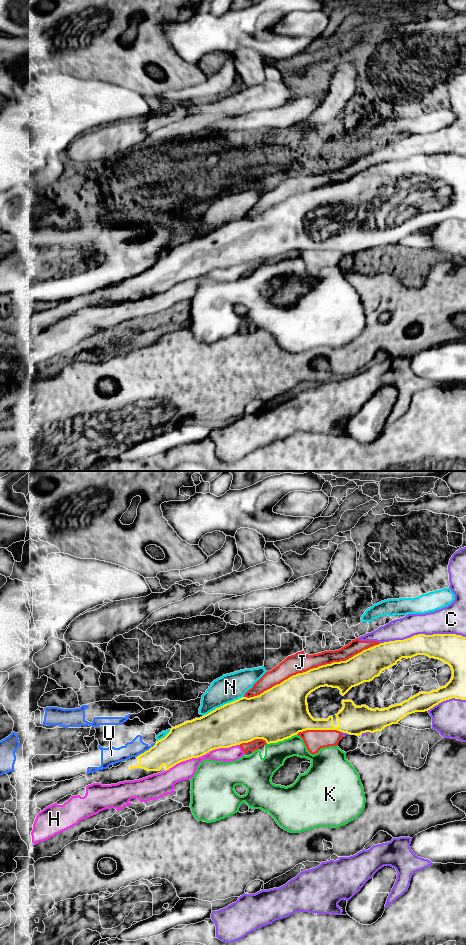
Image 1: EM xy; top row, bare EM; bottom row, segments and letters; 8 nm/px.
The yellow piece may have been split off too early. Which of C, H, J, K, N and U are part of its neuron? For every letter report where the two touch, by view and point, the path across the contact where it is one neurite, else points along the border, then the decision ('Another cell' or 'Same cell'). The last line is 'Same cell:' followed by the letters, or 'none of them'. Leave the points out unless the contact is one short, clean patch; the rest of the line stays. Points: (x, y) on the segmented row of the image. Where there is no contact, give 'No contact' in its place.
C: Touches yellow at xy (422, 634). Another cell
H: Touches yellow at xy (201, 755). Another cell
J: Touches yellow at xy (313, 668). Another cell
K: Touches yellow at xy (281, 740). Another cell
N: Touches yellow at xy (235, 700). Another cell
U: Touches yellow at xy (147, 750). Another cell
Same cell: none of them

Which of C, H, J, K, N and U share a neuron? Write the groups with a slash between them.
C H J / K / N U

